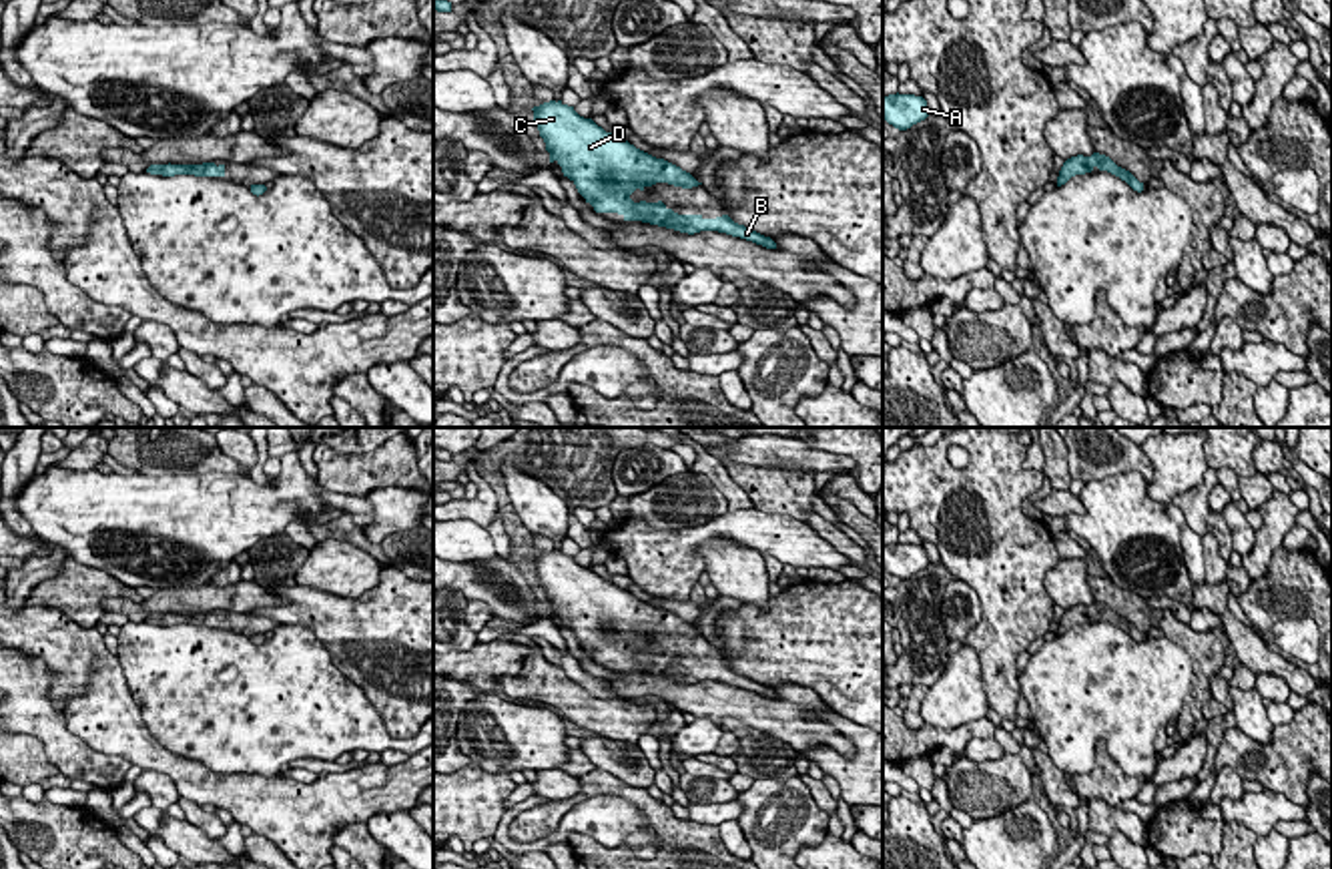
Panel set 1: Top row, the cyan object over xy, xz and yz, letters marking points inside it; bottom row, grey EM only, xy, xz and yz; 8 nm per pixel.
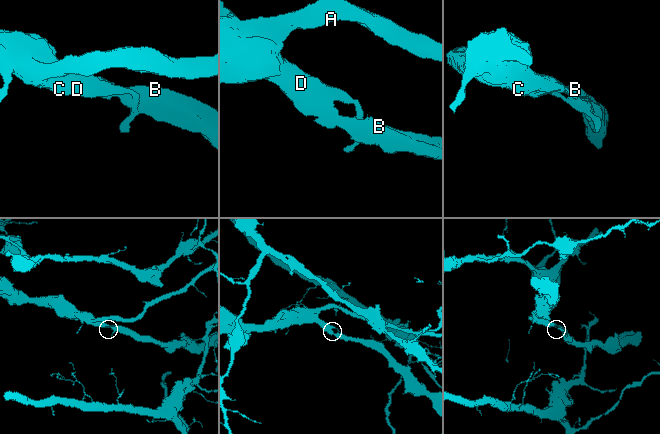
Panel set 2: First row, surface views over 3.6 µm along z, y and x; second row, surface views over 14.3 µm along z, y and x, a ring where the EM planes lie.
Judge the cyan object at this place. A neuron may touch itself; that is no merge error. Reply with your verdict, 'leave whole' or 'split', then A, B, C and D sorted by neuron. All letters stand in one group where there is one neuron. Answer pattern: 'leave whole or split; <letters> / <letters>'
leave whole; A B C D

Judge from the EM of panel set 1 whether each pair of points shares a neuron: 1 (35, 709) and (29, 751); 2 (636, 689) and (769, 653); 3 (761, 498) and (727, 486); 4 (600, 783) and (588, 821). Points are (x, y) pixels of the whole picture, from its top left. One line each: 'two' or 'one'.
1: two
2: two
3: two
4: two

